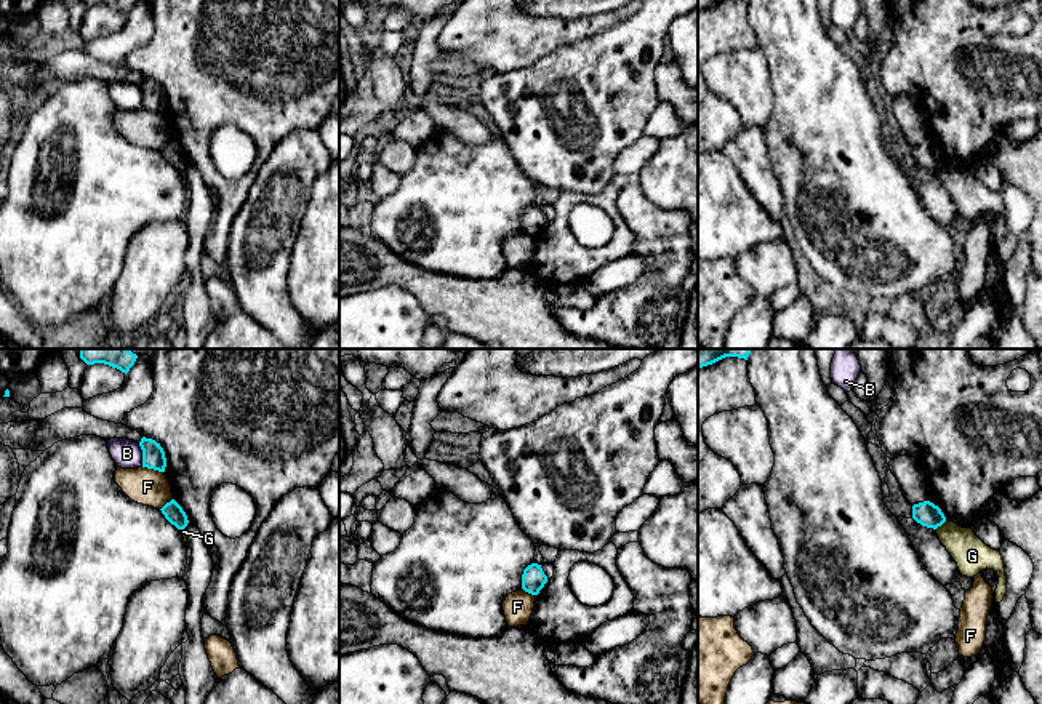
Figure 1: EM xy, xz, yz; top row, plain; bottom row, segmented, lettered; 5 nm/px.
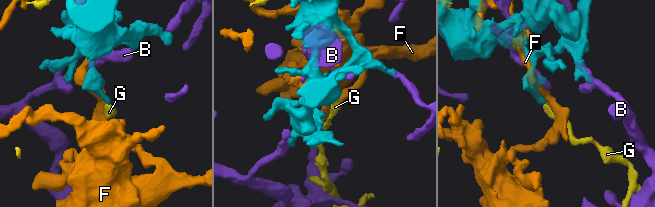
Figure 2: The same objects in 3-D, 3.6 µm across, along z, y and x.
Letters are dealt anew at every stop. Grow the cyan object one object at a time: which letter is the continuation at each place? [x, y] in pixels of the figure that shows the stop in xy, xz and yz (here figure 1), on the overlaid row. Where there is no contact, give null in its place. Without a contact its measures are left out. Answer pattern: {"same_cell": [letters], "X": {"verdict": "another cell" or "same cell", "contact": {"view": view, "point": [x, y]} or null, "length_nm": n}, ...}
{"same_cell": [], "B": {"verdict": "another cell", "contact": {"view": "xy", "point": [143, 455]}, "length_nm": 120}, "F": {"verdict": "another cell", "contact": {"view": "xy", "point": [154, 469]}, "length_nm": 120}, "G": {"verdict": "another cell", "contact": {"view": "yz", "point": [940, 525]}, "length_nm": 80}}

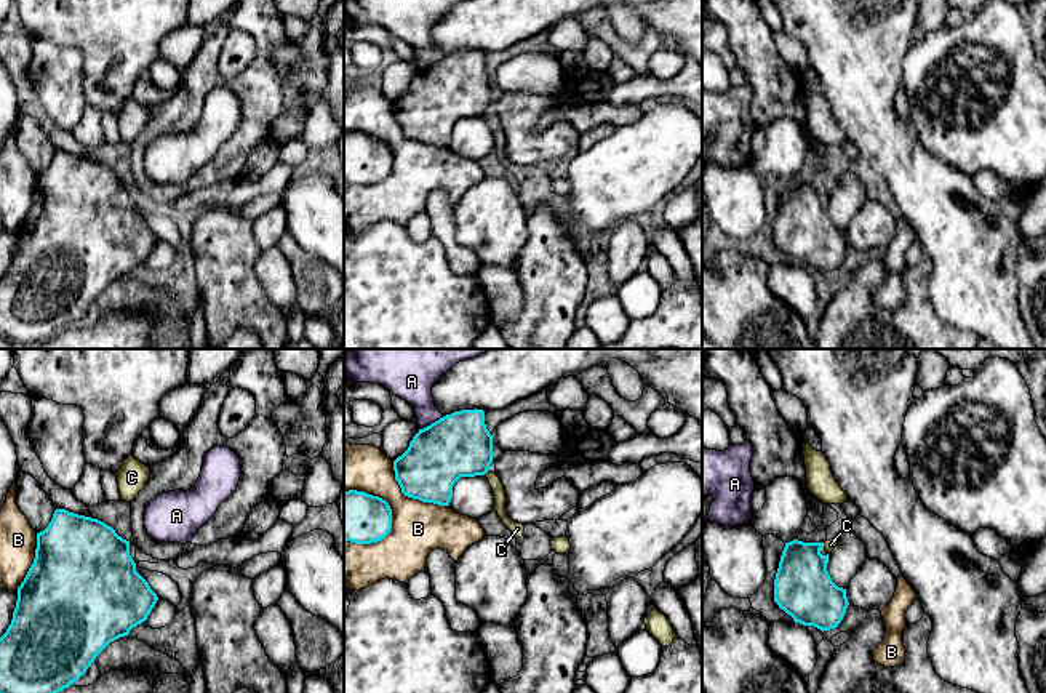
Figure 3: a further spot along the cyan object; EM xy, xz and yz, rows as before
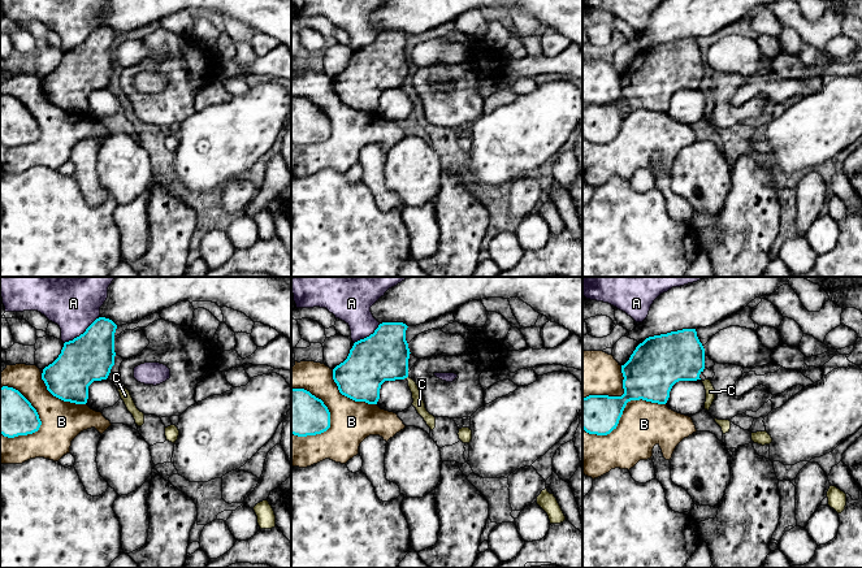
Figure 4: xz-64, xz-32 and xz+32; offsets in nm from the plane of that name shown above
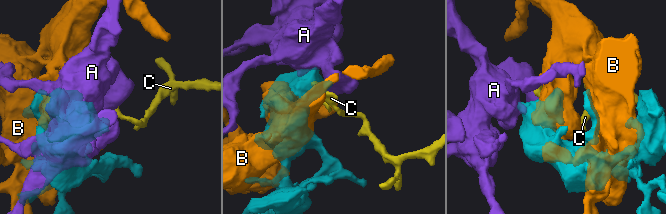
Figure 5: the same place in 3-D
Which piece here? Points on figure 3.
{"same_cell": [], "A": {"verdict": "another cell", "contact": {"view": "xz", "point": [432, 423]}, "length_nm": 140}, "B": {"verdict": "another cell", "contact": {"view": "xz", "point": [384, 500]}, "length_nm": 320}, "C": {"verdict": "another cell", "contact": {"view": "xz", "point": [485, 472]}, "length_nm": 30}}

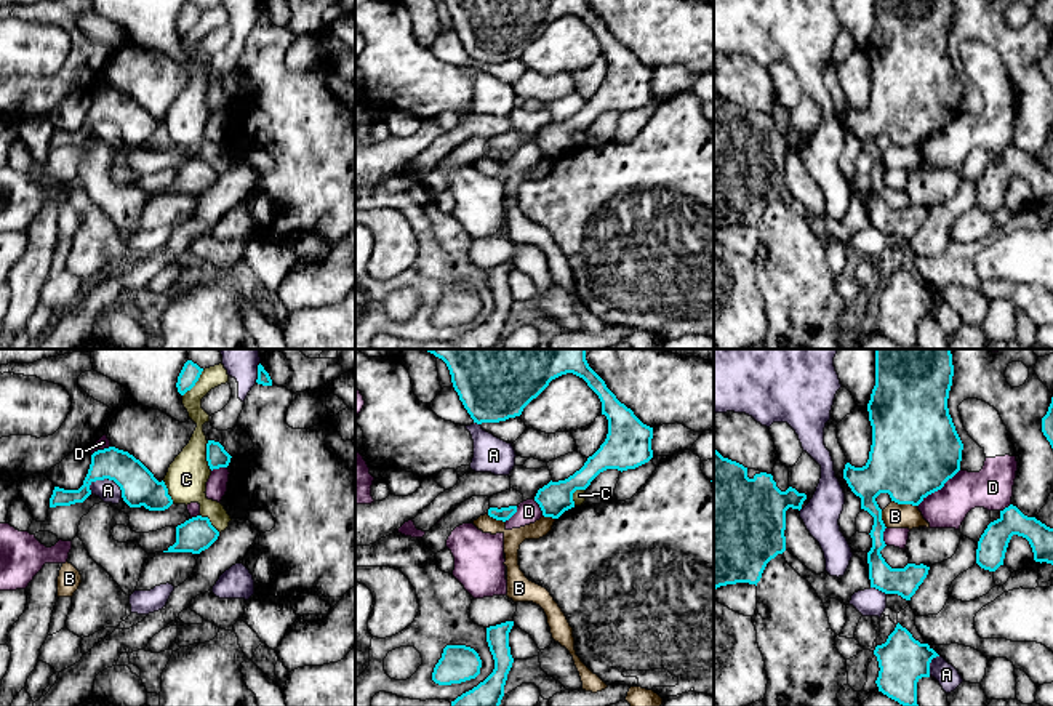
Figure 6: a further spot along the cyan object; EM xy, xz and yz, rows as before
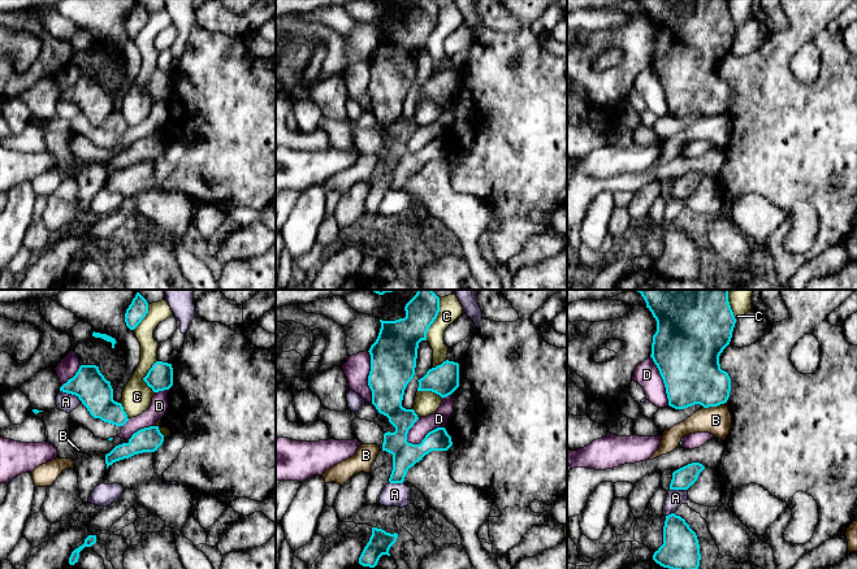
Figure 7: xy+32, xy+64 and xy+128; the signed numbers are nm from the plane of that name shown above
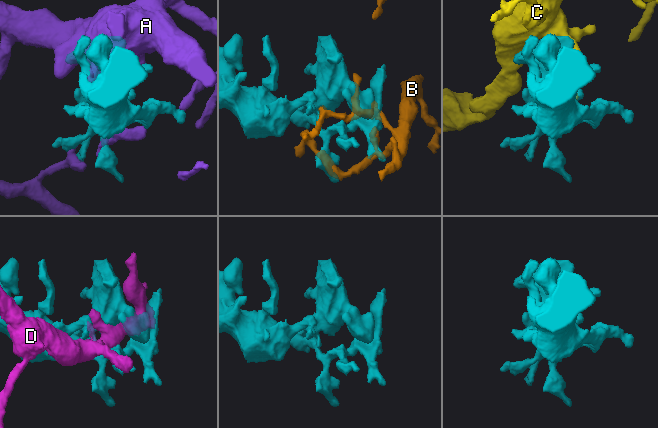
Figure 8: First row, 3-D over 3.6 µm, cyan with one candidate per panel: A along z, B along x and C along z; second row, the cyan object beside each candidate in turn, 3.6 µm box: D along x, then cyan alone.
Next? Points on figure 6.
{"same_cell": [], "A": {"verdict": "another cell", "contact": {"view": "xy", "point": [109, 479]}, "length_nm": 190}, "B": {"verdict": "another cell", "contact": {"view": "yz", "point": [904, 503]}, "length_nm": 130}, "C": {"verdict": "another cell", "contact": {"view": "xy", "point": [207, 455]}, "length_nm": 150}, "D": {"verdict": "another cell", "contact": {"view": "yz", "point": [938, 489]}, "length_nm": 300}}

